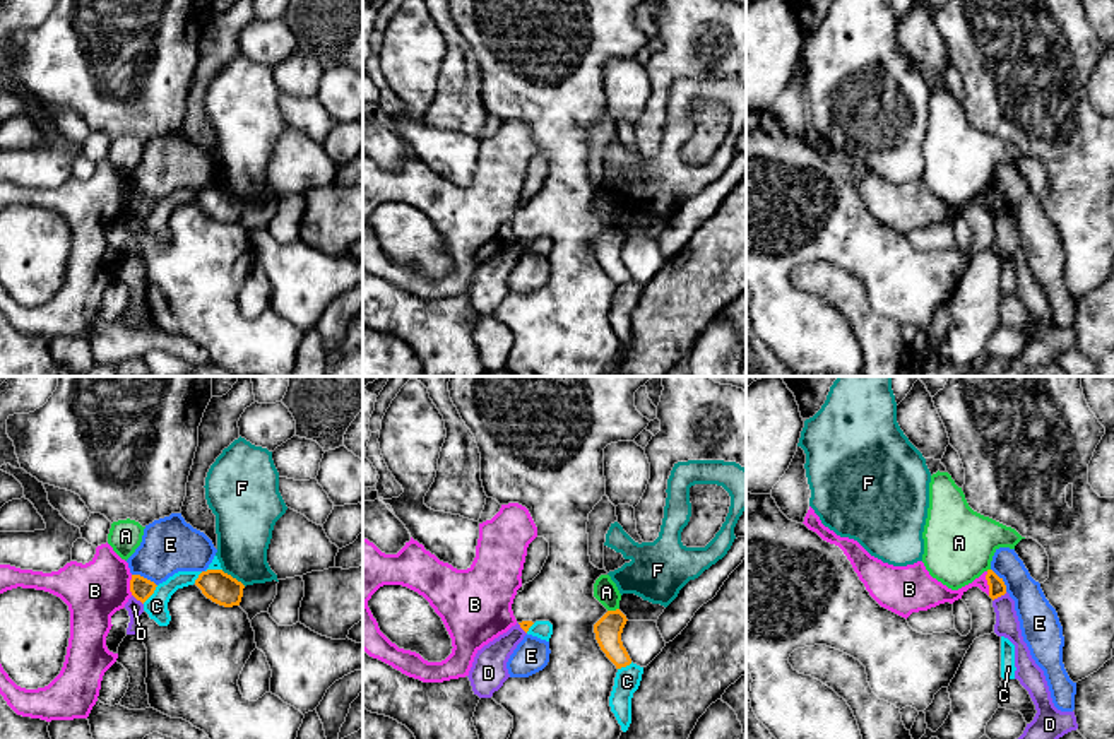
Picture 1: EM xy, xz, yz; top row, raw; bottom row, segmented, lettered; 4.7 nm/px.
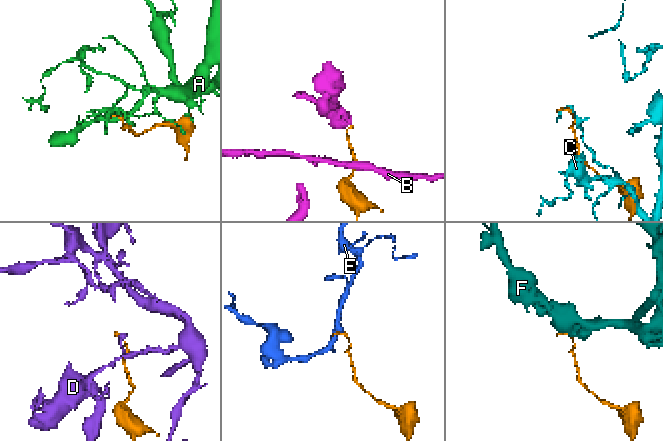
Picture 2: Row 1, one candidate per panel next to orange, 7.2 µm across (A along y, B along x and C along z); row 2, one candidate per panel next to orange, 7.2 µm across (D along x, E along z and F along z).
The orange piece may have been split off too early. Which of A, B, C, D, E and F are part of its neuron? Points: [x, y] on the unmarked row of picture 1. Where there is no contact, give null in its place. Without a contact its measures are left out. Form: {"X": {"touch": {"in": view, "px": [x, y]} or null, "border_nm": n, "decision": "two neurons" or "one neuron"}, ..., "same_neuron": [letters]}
{"A": {"touch": {"in": "xz", "px": [613, 228]}, "border_nm": 60, "decision": "two neurons"}, "B": {"touch": {"in": "yz", "px": [988, 201]}, "border_nm": 110, "decision": "two neurons"}, "C": {"touch": {"in": "xy", "px": [151, 211]}, "border_nm": 120, "decision": "two neurons"}, "D": {"touch": {"in": "yz", "px": [1000, 212]}, "border_nm": 80, "decision": "two neurons"}, "E": {"touch": {"in": "xy", "px": [142, 194]}, "border_nm": 130, "decision": "two neurons"}, "F": {"touch": {"in": "xy", "px": [231, 194]}, "border_nm": 140, "decision": "two neurons"}, "same_neuron": []}

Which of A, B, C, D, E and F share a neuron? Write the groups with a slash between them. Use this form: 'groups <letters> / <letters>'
groups A / B / C / D / E / F

